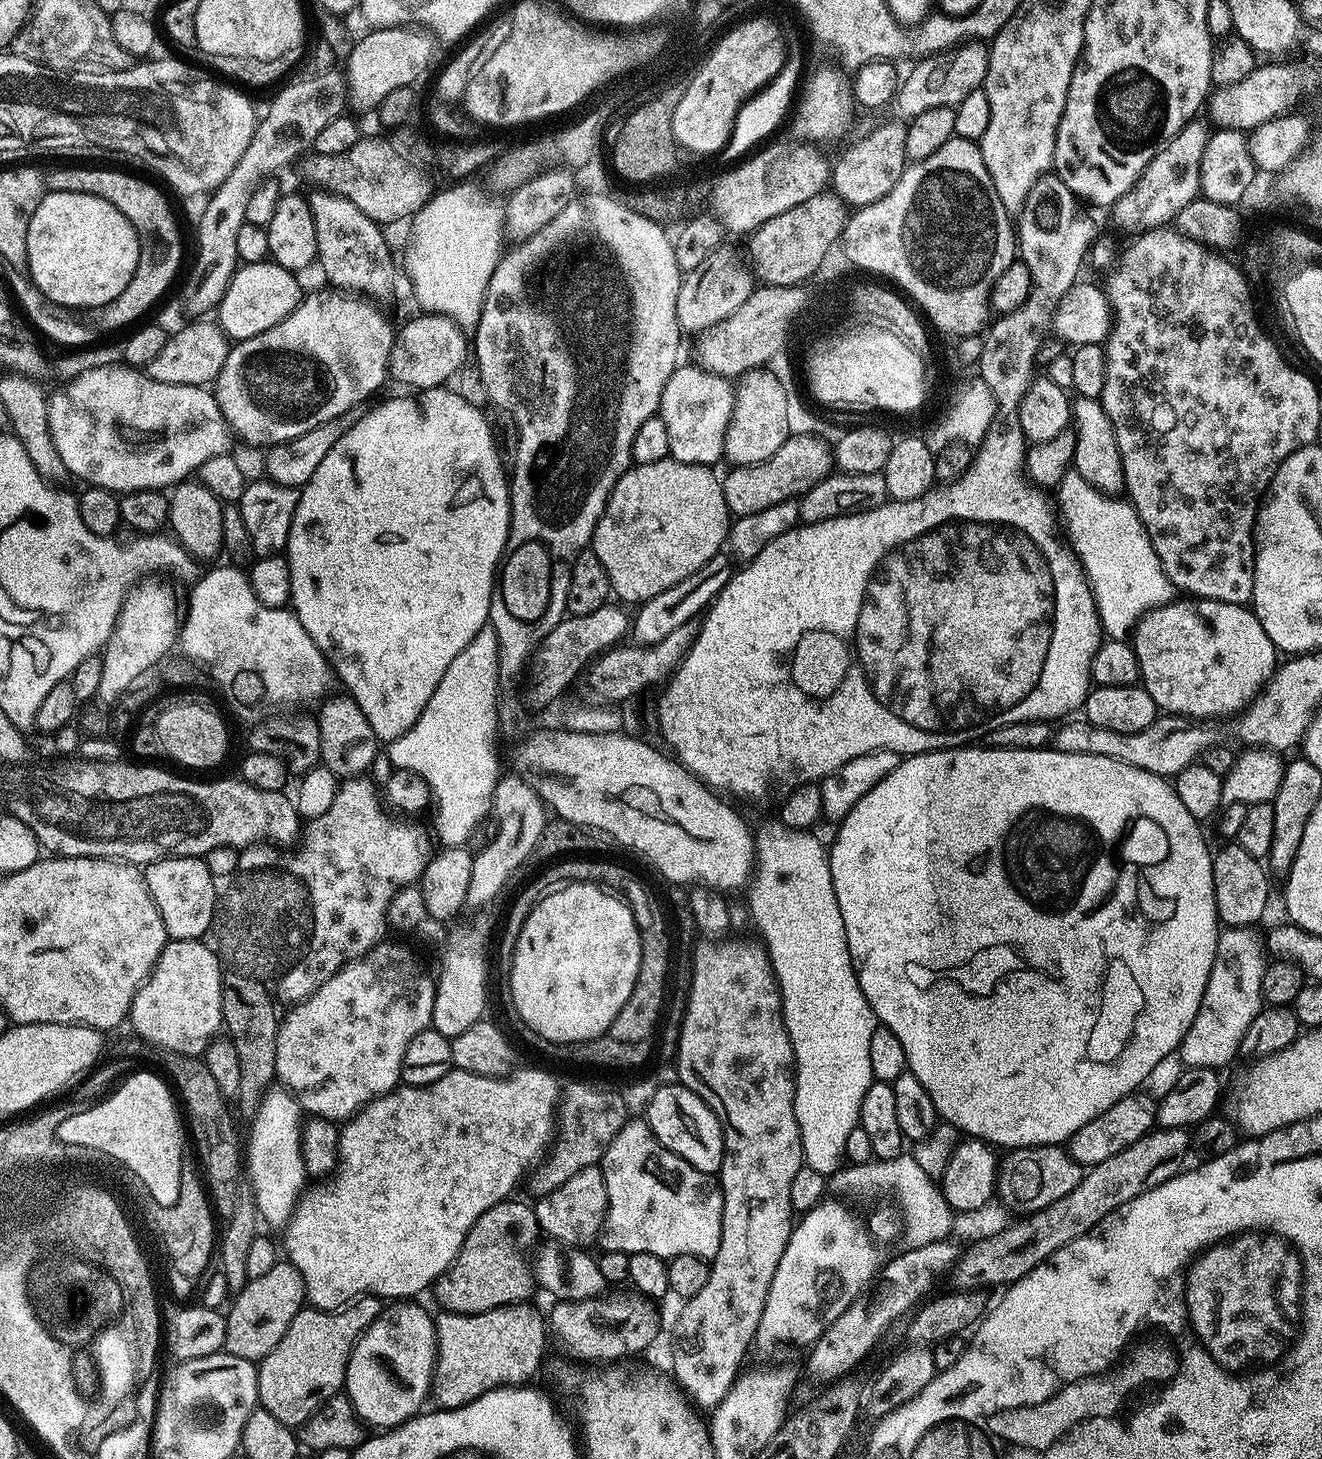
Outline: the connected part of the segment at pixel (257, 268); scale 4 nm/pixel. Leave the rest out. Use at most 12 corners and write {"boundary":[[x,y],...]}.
{"boundary":[[275,262],[240,264],[220,300],[229,341],[278,326],[301,302]]}

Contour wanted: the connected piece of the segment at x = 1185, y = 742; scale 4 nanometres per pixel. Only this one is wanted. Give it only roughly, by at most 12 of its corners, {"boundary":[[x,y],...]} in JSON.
{"boundary":[[1161,715],[1138,734],[1087,718],[1061,723],[1050,744],[1175,778],[1197,763],[1203,727]]}

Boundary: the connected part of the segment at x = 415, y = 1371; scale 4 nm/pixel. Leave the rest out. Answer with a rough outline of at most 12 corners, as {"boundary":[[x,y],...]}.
{"boundary":[[392,1302],[356,1339],[344,1388],[376,1430],[425,1407],[436,1325]]}

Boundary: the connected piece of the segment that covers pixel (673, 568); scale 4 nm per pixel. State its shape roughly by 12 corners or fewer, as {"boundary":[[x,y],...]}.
{"boundary":[[707,464],[618,478],[590,541],[639,606],[721,555],[730,513]]}

